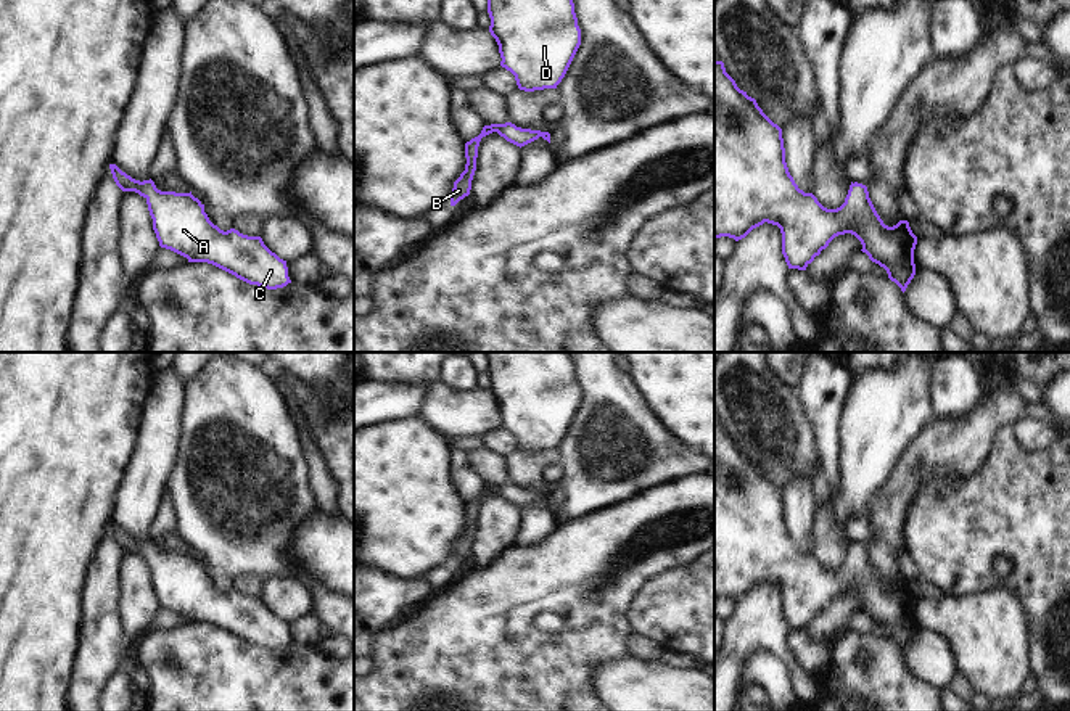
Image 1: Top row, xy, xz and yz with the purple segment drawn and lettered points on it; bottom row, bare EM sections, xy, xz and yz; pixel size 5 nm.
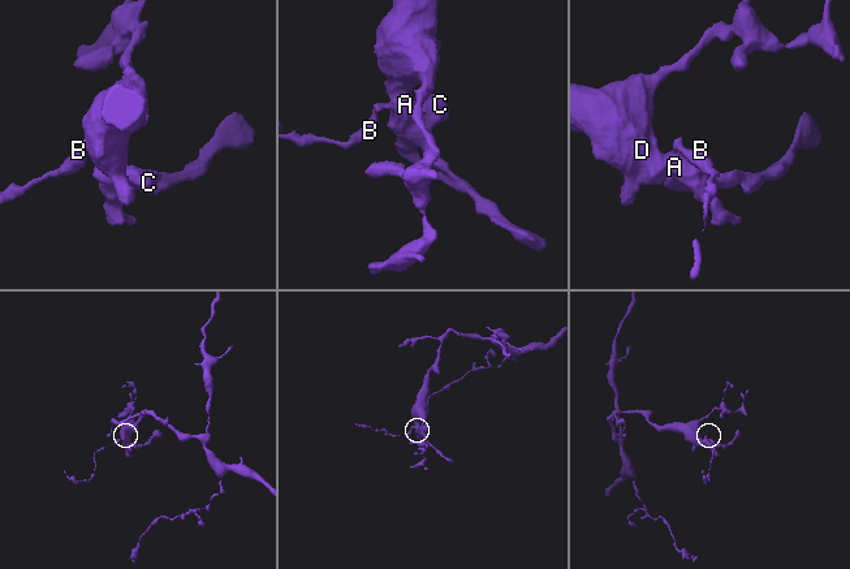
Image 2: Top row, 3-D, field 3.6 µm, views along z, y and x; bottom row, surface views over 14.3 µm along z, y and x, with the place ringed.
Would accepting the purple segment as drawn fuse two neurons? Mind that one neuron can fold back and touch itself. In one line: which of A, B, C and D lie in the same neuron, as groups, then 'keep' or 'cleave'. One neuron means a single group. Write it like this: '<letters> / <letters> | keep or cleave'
A B C D | keep

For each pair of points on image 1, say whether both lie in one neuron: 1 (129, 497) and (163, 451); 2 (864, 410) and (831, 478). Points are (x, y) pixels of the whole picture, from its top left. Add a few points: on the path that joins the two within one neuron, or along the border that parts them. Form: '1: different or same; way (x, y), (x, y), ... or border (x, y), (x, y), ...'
1: same; way (139, 486), (152, 462)
2: different; border (839, 423), (839, 488), (831, 494)

